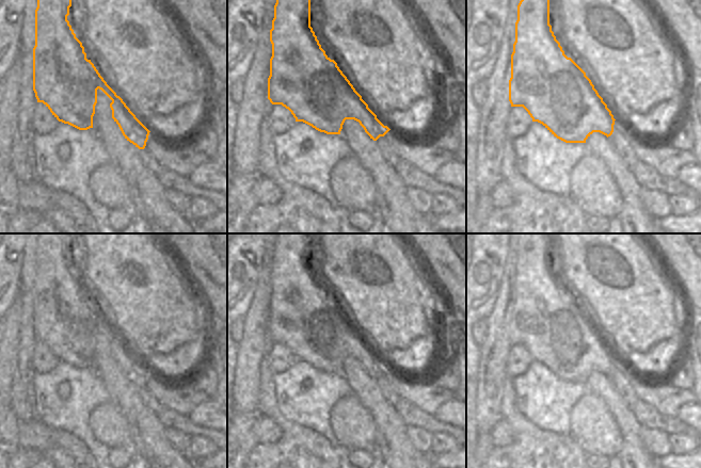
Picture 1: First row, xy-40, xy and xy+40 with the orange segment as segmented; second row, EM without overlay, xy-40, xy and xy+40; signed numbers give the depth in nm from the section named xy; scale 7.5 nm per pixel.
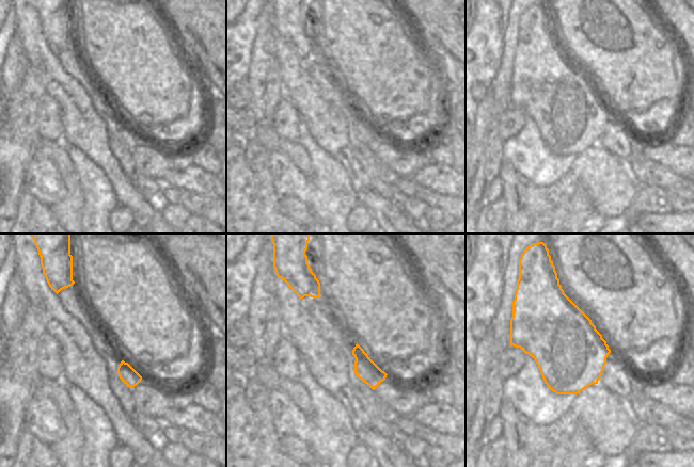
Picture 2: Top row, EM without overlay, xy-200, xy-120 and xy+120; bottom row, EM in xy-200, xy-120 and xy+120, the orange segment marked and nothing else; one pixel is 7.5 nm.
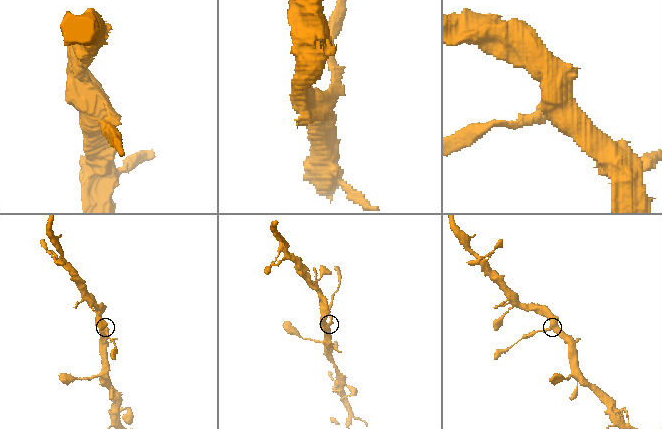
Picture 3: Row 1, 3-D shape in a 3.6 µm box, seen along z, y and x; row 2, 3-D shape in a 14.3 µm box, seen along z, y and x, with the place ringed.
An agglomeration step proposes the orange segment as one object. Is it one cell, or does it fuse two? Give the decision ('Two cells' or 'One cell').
Two cells

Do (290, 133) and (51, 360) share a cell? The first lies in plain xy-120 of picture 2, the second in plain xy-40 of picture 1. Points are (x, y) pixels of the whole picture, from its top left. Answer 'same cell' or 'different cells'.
same cell

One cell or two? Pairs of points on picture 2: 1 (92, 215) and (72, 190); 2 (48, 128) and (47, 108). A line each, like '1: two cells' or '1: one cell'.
1: two cells
2: one cell

